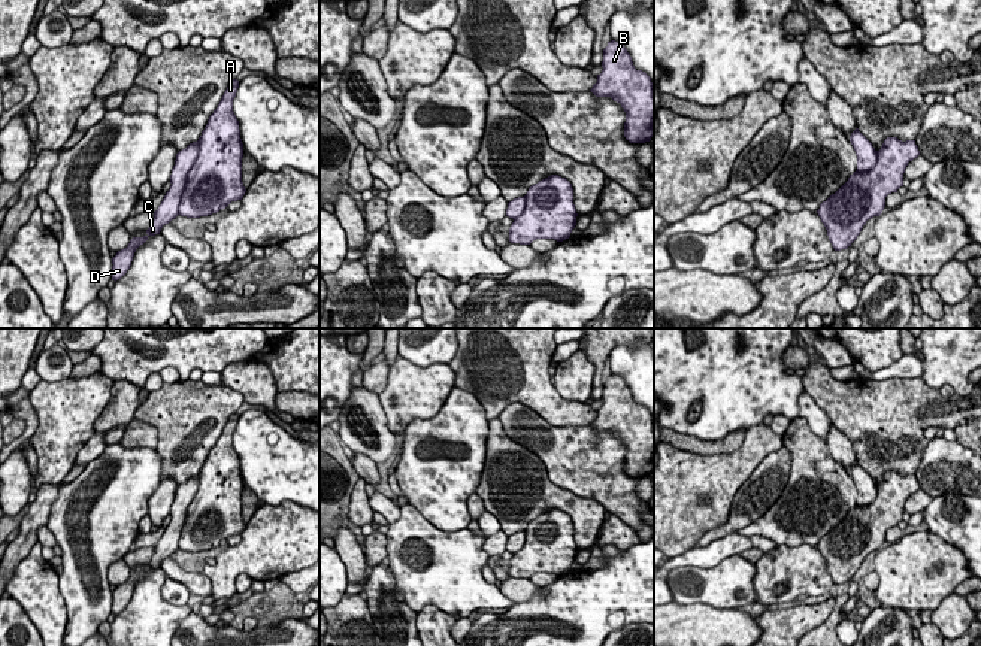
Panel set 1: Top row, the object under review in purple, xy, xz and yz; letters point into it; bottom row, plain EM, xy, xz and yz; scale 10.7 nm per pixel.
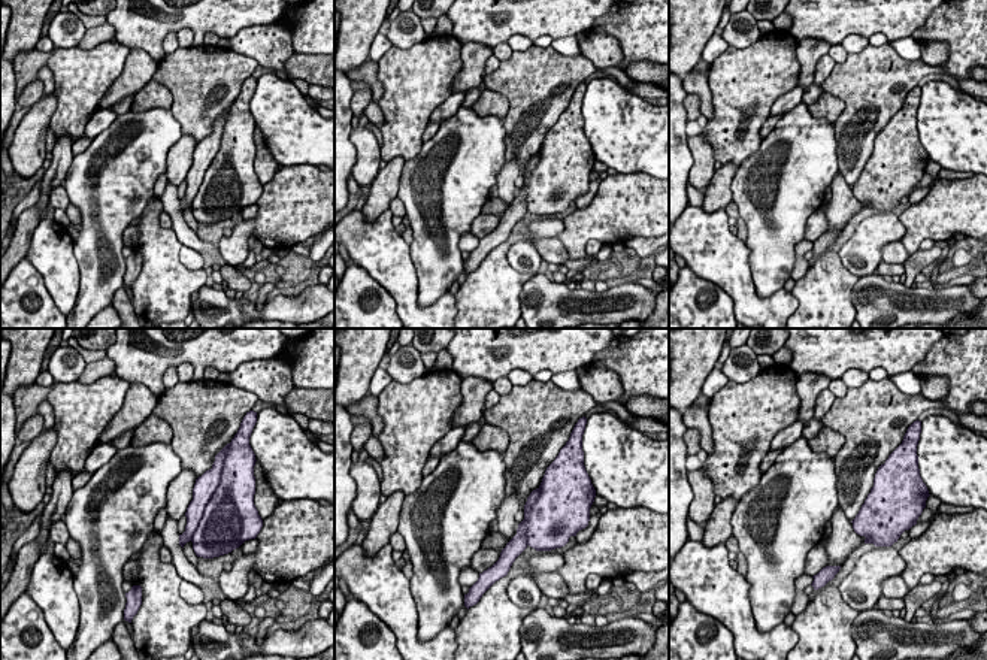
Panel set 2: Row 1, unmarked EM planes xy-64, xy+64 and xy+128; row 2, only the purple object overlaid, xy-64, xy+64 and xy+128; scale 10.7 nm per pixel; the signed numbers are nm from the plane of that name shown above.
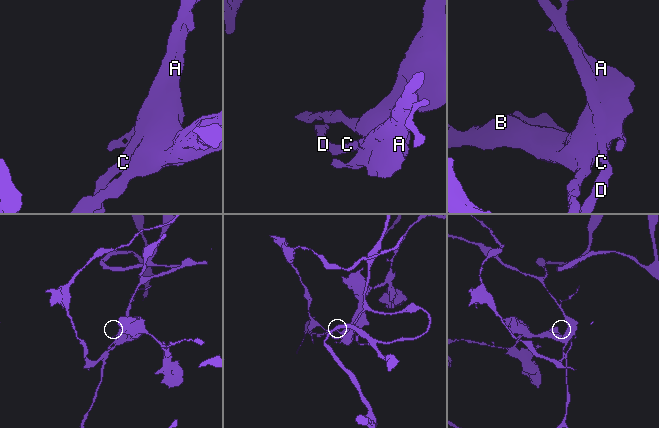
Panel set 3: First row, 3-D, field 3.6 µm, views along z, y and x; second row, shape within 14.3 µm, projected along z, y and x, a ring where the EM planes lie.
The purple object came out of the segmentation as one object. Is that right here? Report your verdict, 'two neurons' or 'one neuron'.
one neuron

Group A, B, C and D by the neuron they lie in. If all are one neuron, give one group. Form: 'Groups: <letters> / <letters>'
Groups: A B C D

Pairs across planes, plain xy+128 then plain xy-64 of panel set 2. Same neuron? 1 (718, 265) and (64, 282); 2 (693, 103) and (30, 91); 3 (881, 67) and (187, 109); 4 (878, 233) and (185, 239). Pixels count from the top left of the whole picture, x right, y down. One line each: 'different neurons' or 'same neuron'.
1: same neuron
2: same neuron
3: same neuron
4: different neurons

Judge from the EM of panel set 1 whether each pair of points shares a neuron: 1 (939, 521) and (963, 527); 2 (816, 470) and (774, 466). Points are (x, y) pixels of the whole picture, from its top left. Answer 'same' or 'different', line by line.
1: same
2: different

